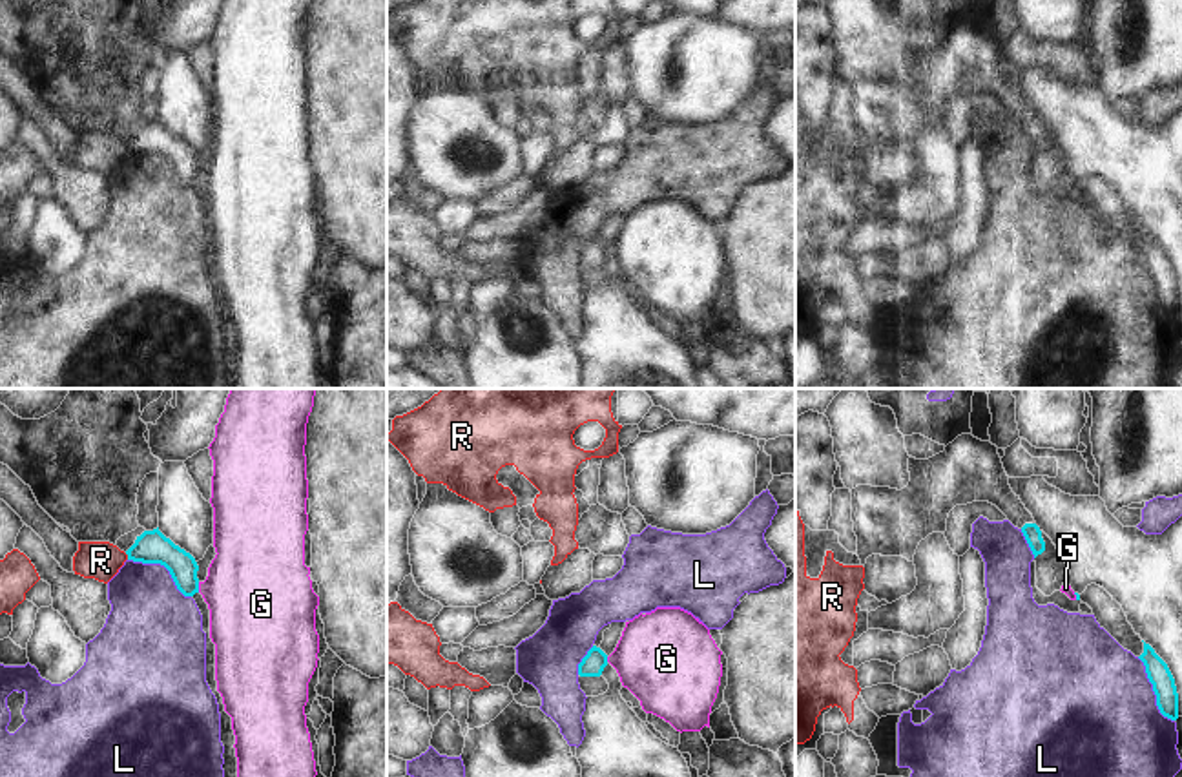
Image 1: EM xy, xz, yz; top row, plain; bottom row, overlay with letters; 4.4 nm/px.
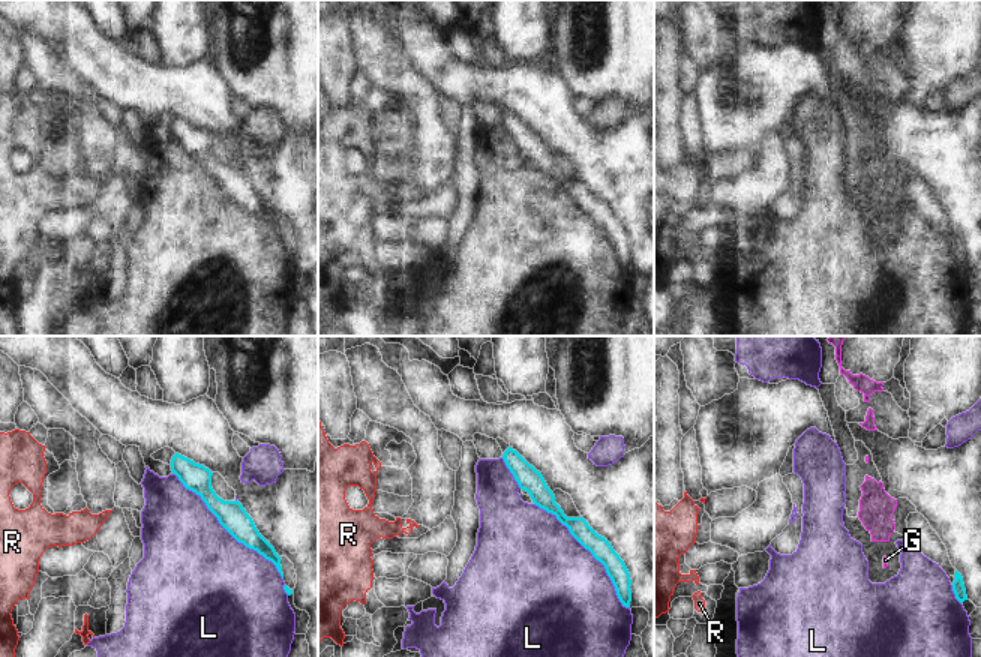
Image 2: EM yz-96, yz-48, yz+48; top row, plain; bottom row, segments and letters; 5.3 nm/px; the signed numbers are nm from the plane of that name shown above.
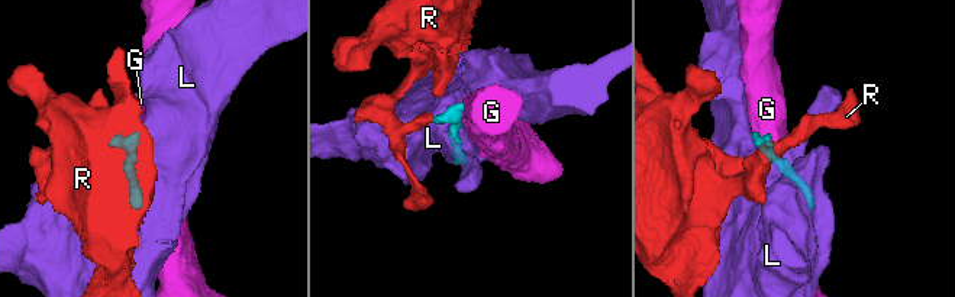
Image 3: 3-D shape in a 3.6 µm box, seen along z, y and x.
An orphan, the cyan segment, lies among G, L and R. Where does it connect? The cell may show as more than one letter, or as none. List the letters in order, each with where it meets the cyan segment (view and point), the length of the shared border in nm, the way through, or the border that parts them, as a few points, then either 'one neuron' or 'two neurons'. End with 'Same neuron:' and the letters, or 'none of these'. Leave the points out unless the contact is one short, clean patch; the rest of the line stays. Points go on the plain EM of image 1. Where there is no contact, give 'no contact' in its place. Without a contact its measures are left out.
G: meets cyan in xy at (197, 179); contact 50 nm long; border along xy (197, 174), (199, 183); two neurons
L: meets cyan in xy at (163, 155); contact 320 nm long; two neurons
R: meets cyan in xy at (128, 148); contact 40 nm long; border along xy (124, 145), (128, 150); two neurons
Same neuron: none of these

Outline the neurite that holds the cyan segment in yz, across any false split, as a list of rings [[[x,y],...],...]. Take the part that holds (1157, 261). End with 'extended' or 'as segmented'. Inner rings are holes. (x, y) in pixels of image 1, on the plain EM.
[[[1144,233],[1144,244],[1138,248],[1144,257],[1153,283],[1156,286],[1156,297],[1160,305],[1171,312],[1178,310],[1178,285],[1175,270],[1167,255],[1155,244],[1155,241]]] | as segmented

